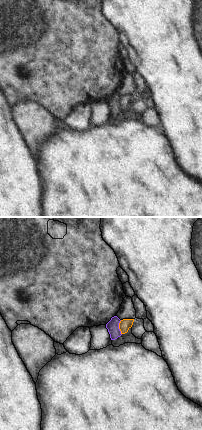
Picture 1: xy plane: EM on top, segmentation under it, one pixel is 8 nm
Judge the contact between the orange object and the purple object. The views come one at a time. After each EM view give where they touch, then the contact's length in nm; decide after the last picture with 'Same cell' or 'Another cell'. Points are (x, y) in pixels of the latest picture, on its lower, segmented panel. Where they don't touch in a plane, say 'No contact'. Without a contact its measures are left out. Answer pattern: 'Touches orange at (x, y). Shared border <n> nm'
Touches orange at (119, 327). Shared border 120 nm.

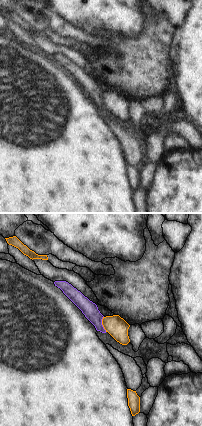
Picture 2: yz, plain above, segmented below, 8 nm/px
Touches orange at (102, 324). Shared border 130 nm.

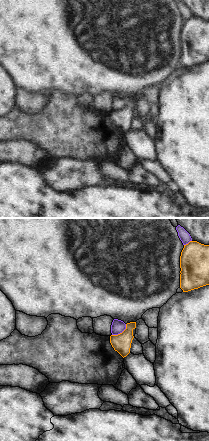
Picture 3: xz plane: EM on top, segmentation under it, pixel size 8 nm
Touches orange at (120, 333). Shared border 150 nm.

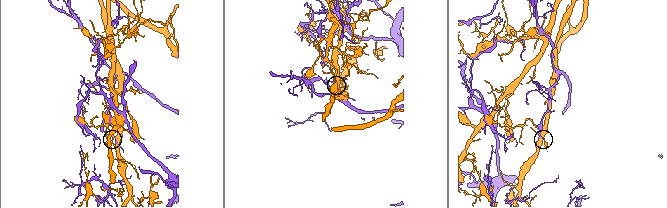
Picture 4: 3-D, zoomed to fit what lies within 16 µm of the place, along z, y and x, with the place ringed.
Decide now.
Another cell.

